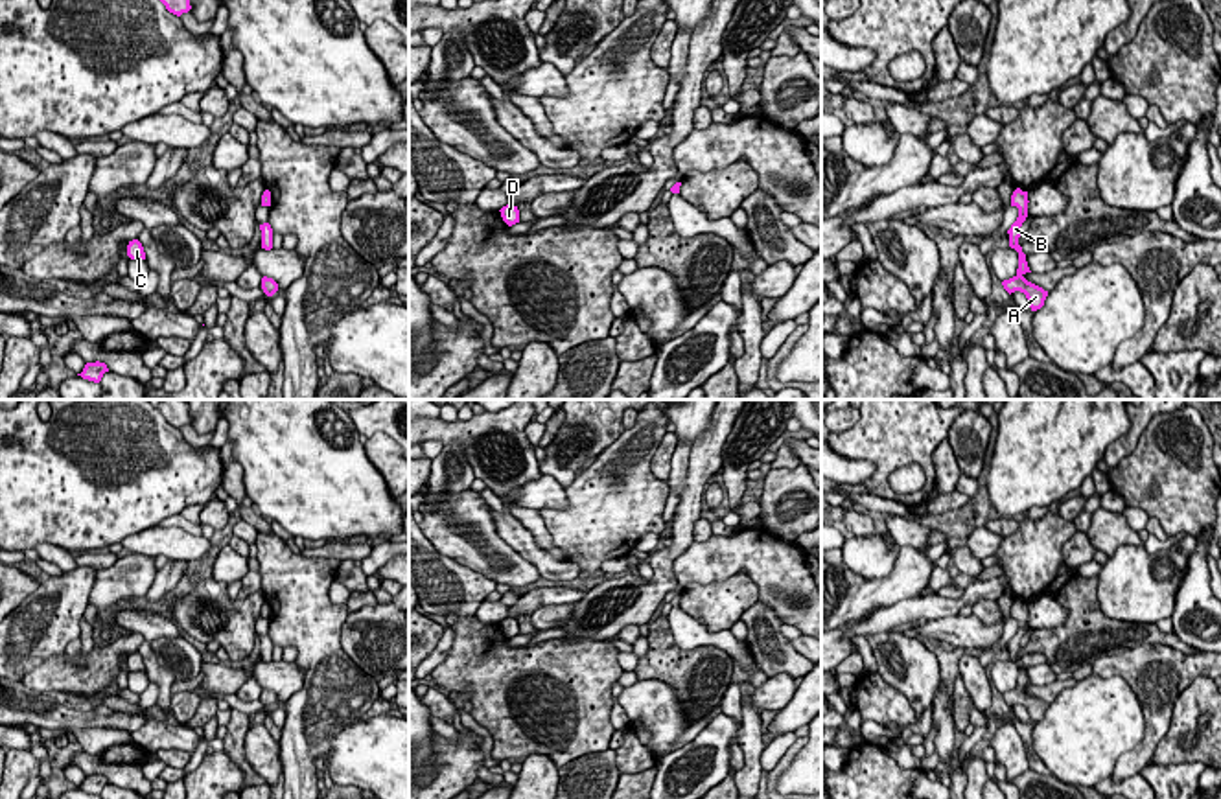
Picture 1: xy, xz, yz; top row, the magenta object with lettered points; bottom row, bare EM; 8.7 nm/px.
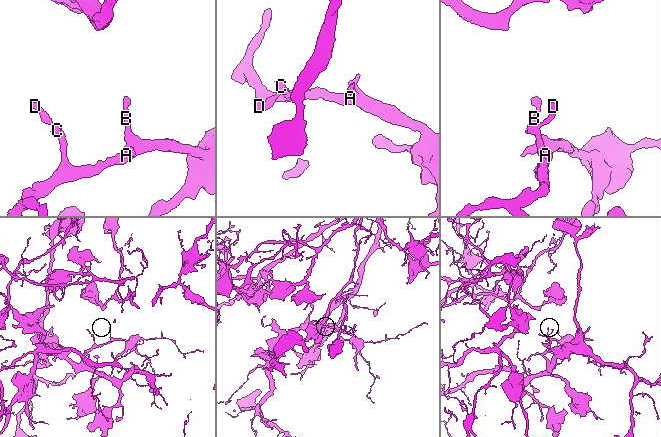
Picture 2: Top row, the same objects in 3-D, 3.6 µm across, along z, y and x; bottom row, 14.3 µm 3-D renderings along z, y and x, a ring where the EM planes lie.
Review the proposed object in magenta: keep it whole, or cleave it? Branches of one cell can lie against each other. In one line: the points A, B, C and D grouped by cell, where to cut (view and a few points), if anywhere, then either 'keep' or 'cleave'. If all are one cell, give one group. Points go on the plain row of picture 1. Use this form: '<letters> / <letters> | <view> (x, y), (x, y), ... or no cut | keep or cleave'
A B C D | no cut | keep

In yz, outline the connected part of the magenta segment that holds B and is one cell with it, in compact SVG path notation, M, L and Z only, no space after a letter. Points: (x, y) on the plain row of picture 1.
M1017 600L1011 608L1011 619L1018 620L1018 630L1011 637L1007 646L1009 646L1009 659L1018 665L1018 681L1017 681L1017 687L1009 692L1004 692L1002 698L1009 707L1015 703L1024 705L1029 714L1031 724L1037 724L1044 718L1048 703L1044 703L1042 700L1039 700L1024 690L1024 687L1031 685L1031 683L1028 679L1026 666L1022 665L1022 659L1018 657L1020 639L1028 630L1028 615L1029 615L1028 604L1022 604L1020 600Z

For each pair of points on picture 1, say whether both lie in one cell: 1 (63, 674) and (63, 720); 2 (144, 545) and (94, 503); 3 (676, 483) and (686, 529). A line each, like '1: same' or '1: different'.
1: different
2: different
3: different

